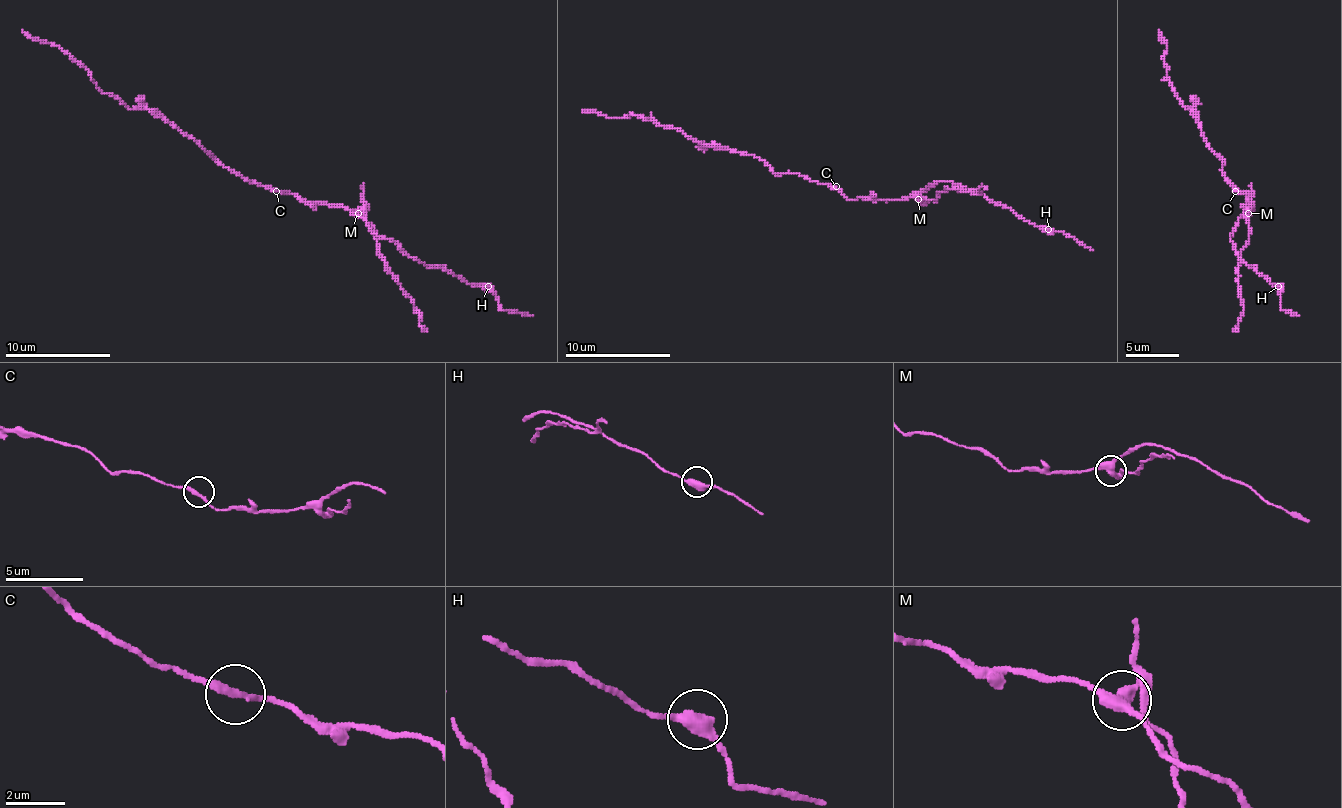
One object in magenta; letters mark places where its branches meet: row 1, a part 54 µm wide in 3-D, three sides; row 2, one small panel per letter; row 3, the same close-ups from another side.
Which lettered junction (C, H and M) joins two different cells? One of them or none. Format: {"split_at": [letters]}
{"split_at": ["M"]}

